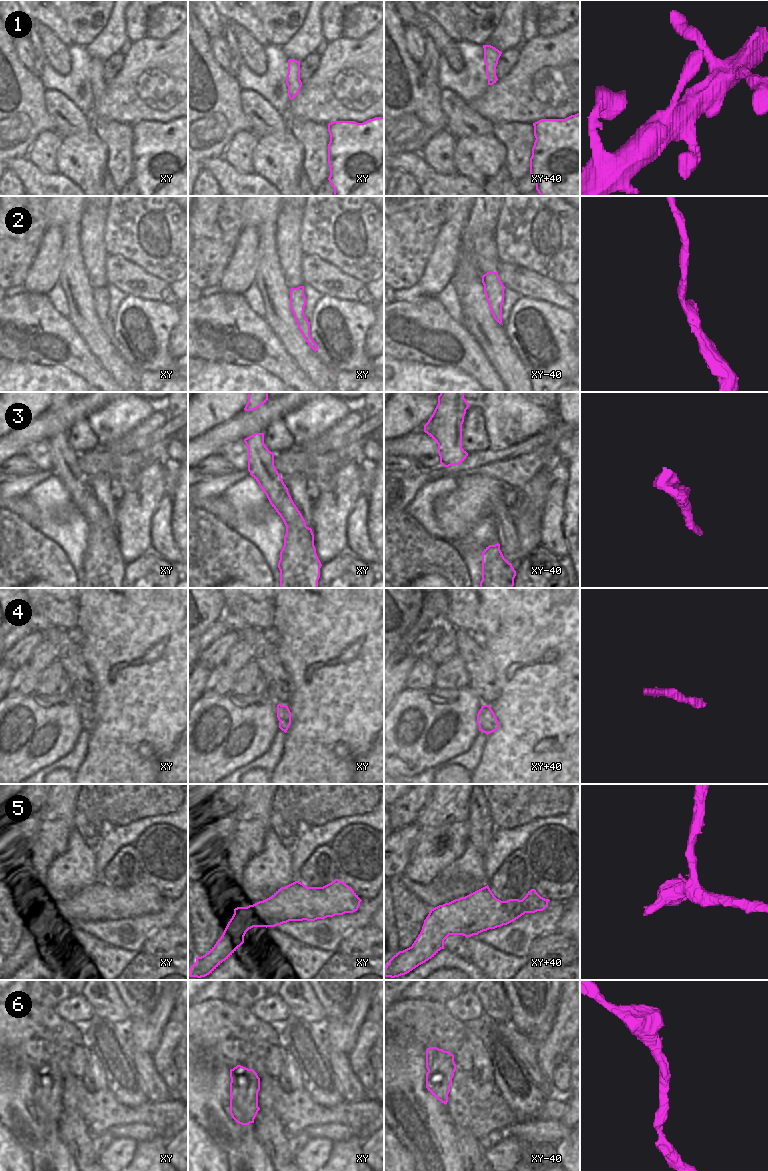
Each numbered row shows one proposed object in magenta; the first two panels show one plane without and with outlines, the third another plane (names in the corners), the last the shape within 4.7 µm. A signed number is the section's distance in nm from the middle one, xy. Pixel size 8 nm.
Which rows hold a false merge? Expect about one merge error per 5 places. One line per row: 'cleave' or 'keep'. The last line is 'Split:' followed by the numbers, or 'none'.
1: keep
2: keep
3: keep
4: keep
5: keep
6: keep
Split: none

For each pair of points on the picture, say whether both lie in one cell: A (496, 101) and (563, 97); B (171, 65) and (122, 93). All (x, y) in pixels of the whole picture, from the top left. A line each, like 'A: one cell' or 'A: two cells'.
A: one cell
B: one cell

